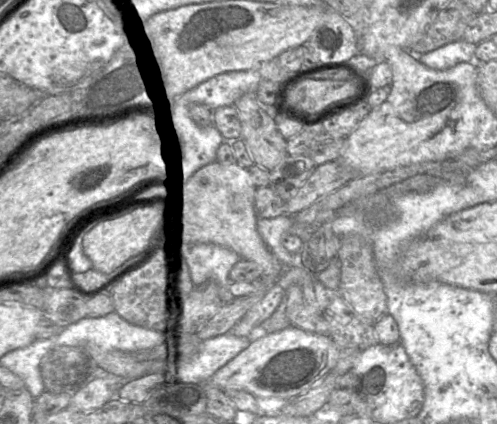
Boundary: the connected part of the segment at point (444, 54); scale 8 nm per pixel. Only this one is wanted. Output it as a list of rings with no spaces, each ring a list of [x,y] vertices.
[[[458,40],[448,43],[433,51],[416,55],[420,62],[429,68],[445,70],[462,62],[476,62],[475,50],[477,44]]]

